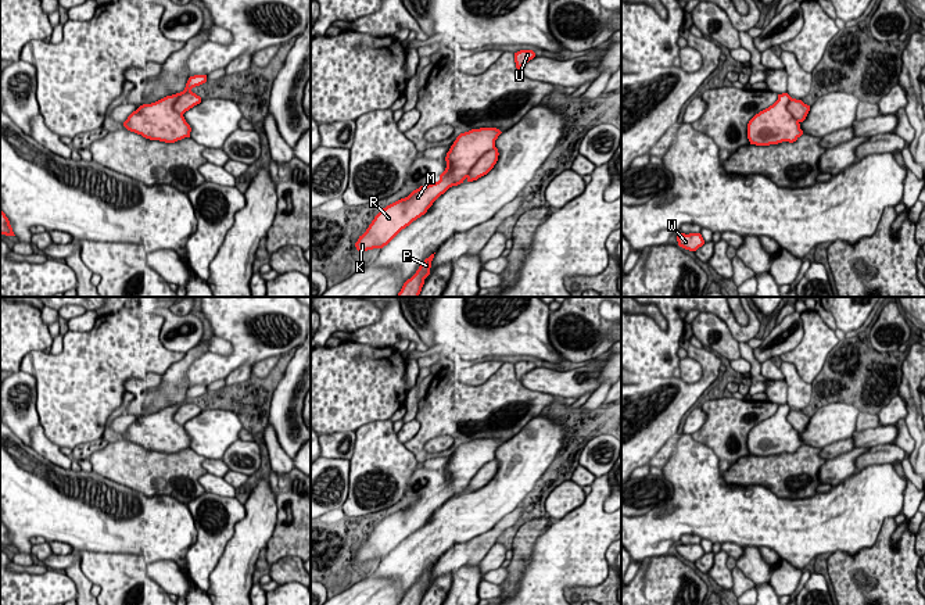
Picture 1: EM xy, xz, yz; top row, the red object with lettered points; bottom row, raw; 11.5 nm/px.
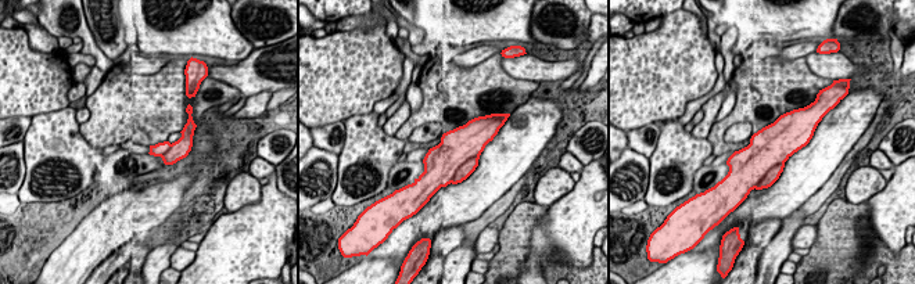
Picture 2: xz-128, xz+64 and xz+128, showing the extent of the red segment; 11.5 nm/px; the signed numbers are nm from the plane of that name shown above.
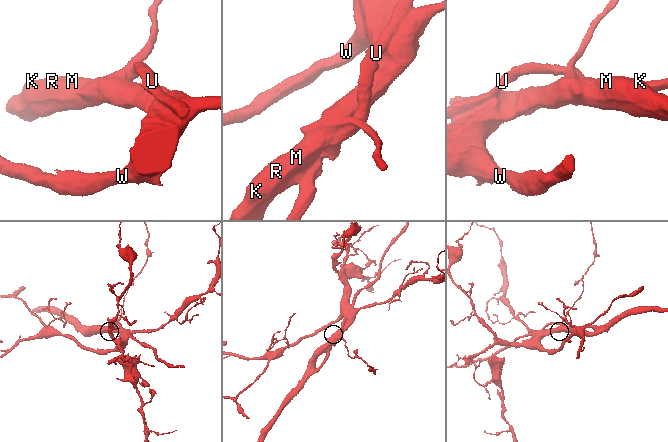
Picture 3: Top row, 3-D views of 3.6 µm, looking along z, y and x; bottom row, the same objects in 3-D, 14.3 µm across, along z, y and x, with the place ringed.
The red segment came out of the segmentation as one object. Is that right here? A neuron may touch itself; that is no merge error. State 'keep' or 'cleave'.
keep

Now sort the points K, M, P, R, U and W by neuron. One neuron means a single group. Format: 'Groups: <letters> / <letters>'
Groups: K M P R U W

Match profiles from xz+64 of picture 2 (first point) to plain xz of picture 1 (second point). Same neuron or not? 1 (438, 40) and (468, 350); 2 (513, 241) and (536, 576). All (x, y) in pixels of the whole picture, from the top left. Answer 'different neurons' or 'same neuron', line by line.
1: different neurons
2: different neurons

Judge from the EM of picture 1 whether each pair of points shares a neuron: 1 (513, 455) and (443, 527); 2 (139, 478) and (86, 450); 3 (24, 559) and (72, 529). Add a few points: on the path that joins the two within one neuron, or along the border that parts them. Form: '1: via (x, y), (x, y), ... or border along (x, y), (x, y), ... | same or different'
1: via (509, 478), (473, 514), (465, 516) | same
2: border along (107, 444), (88, 458) | different
3: border along (20, 551), (29, 554) | different

